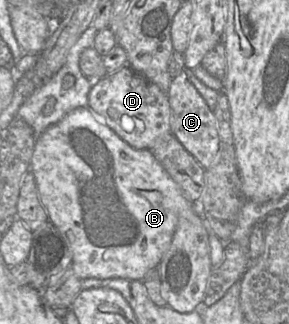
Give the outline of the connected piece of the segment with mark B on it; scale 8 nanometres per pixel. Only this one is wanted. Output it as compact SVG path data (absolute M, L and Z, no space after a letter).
M88 106L70 111L59 122L37 135L30 171L34 175L41 203L47 211L48 221L52 222L63 235L72 255L70 267L81 280L87 278L142 280L150 269L160 264L171 244L182 212L187 212L188 209L198 211L198 204L194 204L183 194L180 187L156 160L150 149L135 149L128 145L104 124L101 116L90 111Z

